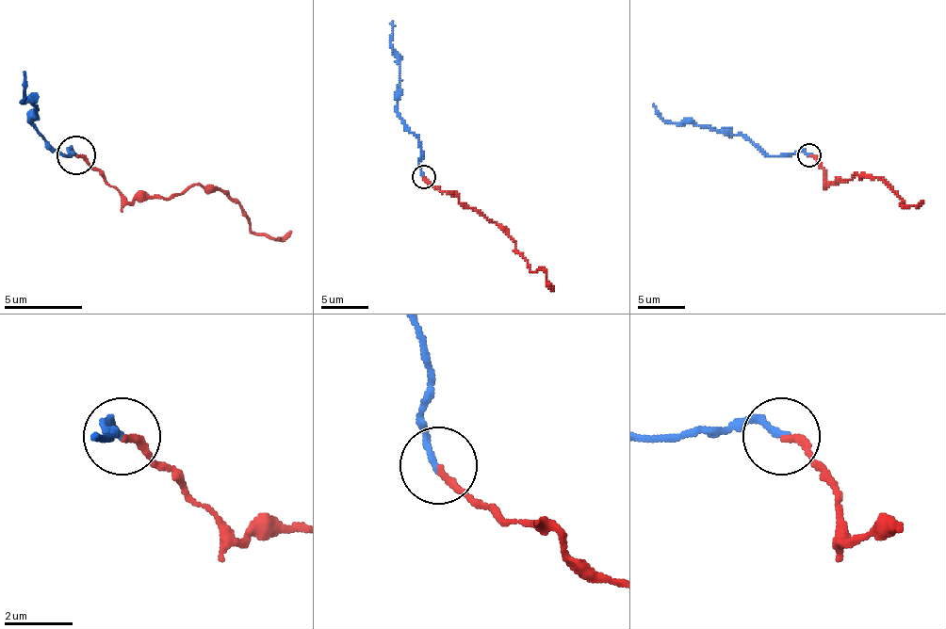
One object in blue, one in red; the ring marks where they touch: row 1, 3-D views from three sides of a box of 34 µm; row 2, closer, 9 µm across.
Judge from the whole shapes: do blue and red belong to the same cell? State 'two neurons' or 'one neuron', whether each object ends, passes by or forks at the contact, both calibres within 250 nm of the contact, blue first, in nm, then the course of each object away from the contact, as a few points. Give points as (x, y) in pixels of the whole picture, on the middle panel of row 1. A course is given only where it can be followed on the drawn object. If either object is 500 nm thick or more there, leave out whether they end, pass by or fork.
two neurons; blue ends; red ends; calibres 200 and 200 nm; course blue (423, 177), (418, 139), (397, 108), (399, 63), (390, 35), (392, 21); course red (423, 177), (497, 224), (532, 272), (544, 272), (546, 283), (553, 291)

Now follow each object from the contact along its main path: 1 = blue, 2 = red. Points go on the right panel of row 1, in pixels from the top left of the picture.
1: (809, 156), (803, 151), (772, 156), (741, 135), (667, 122), (653, 104)
2: (809, 156), (819, 163), (828, 185), (845, 182), (856, 172), (881, 177), (905, 205), (923, 201)

